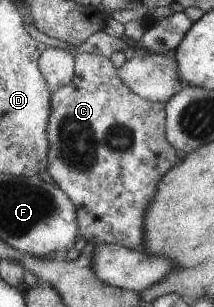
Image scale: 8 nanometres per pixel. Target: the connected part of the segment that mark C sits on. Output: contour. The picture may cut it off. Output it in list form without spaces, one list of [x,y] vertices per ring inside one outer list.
[[[82,52],[76,55],[73,83],[59,87],[59,91],[52,94],[48,135],[51,142],[48,173],[77,205],[80,235],[86,241],[94,241],[95,247],[113,243],[142,249],[147,209],[167,171],[182,161],[175,146],[167,139],[167,103],[149,101],[131,91],[109,57]]]

